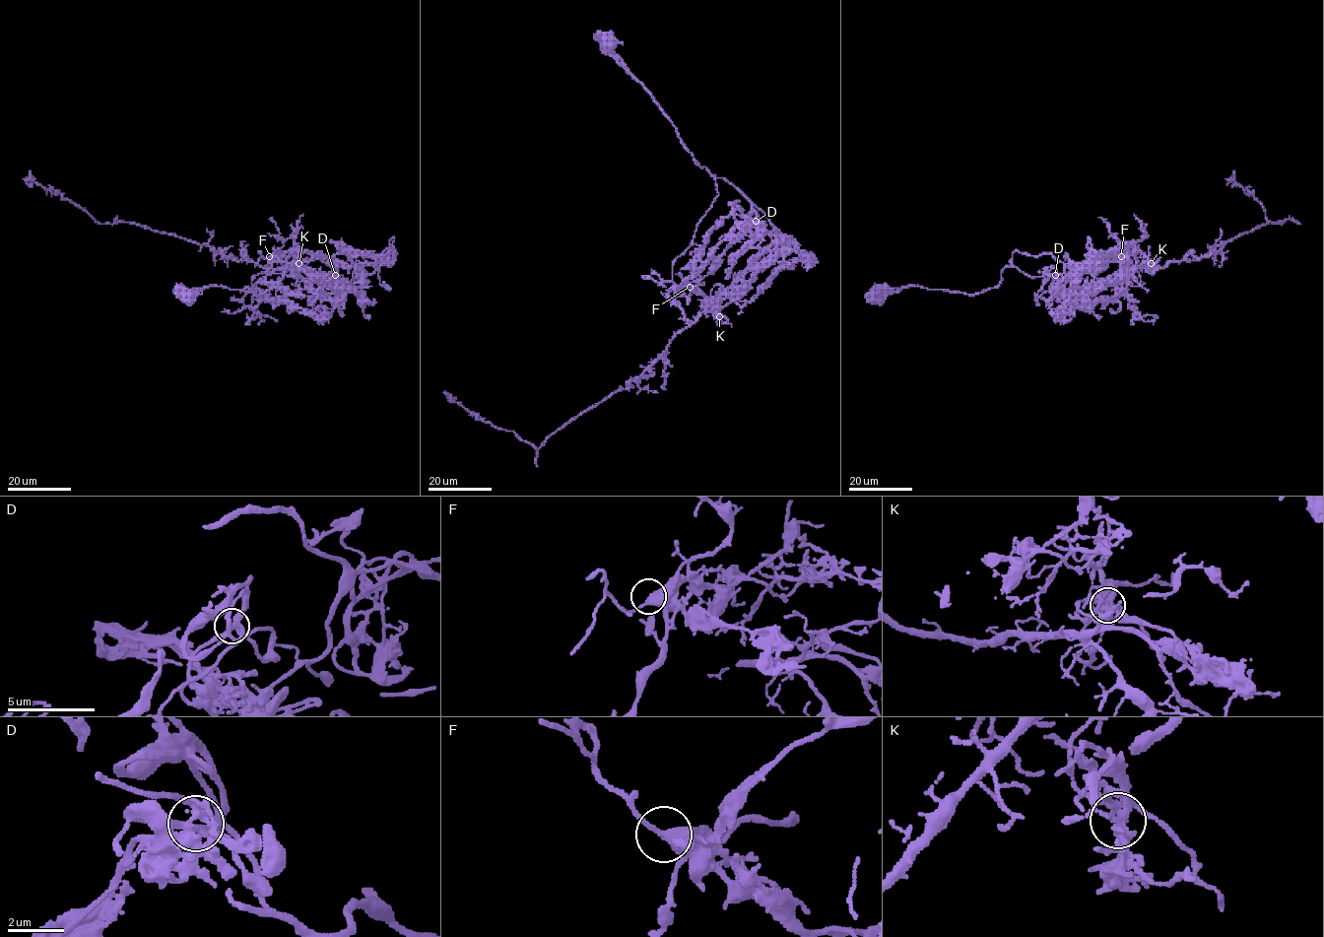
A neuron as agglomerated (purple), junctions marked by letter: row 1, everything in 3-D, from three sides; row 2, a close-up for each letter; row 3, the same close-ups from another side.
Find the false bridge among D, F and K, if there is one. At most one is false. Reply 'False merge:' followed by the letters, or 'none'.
False merge: K

